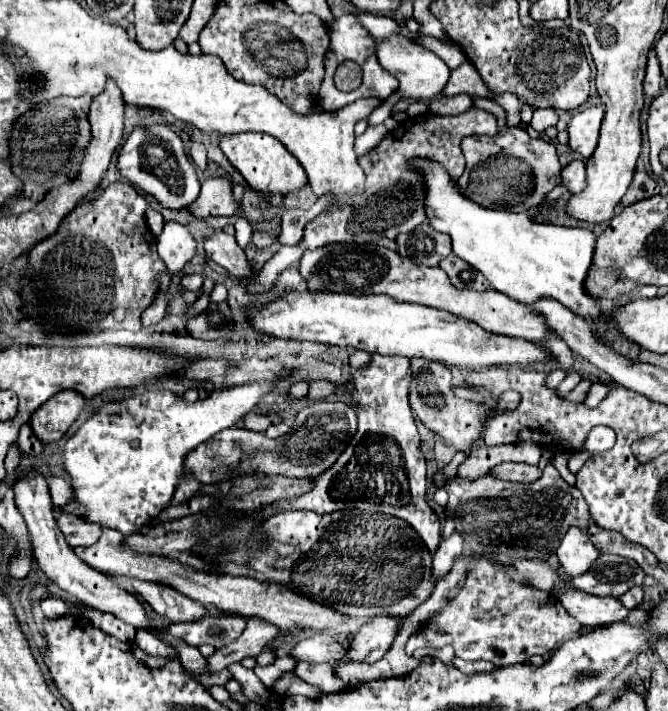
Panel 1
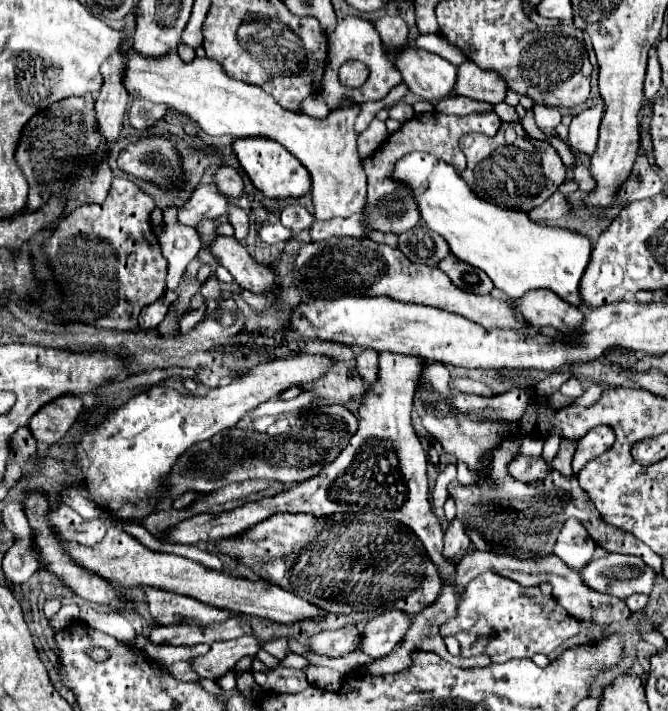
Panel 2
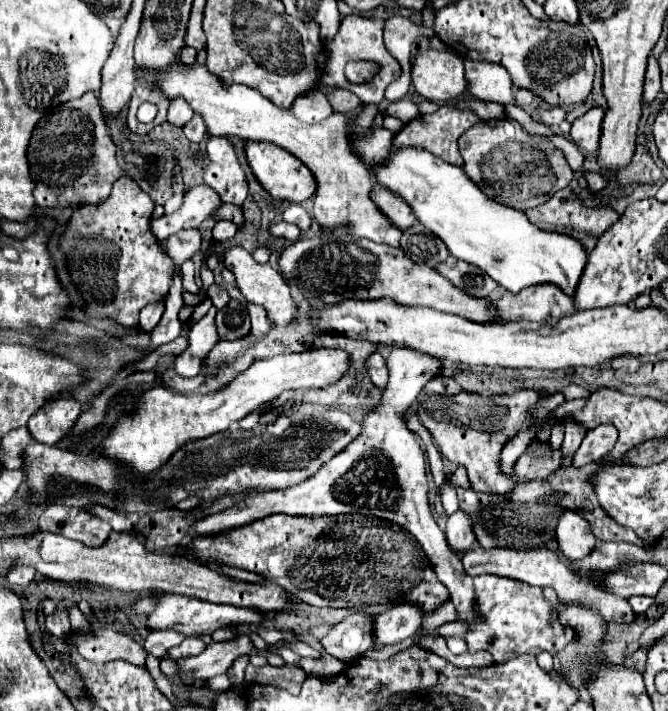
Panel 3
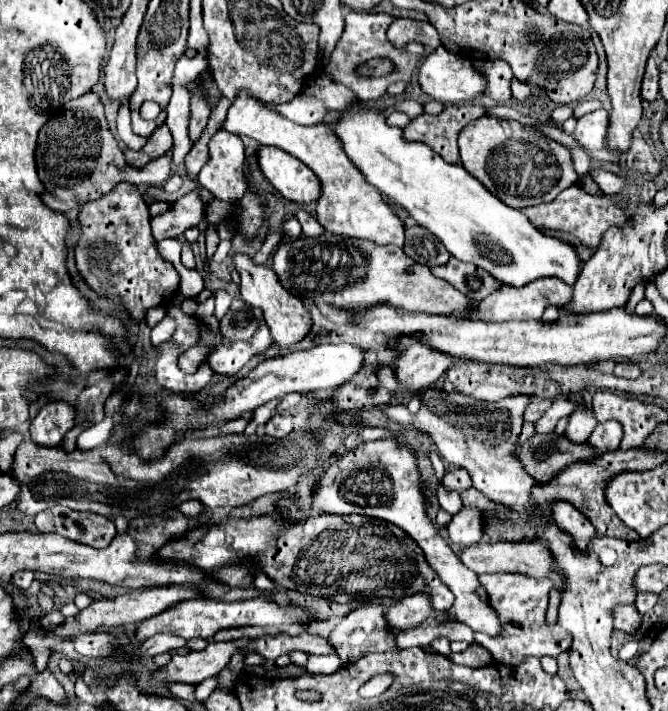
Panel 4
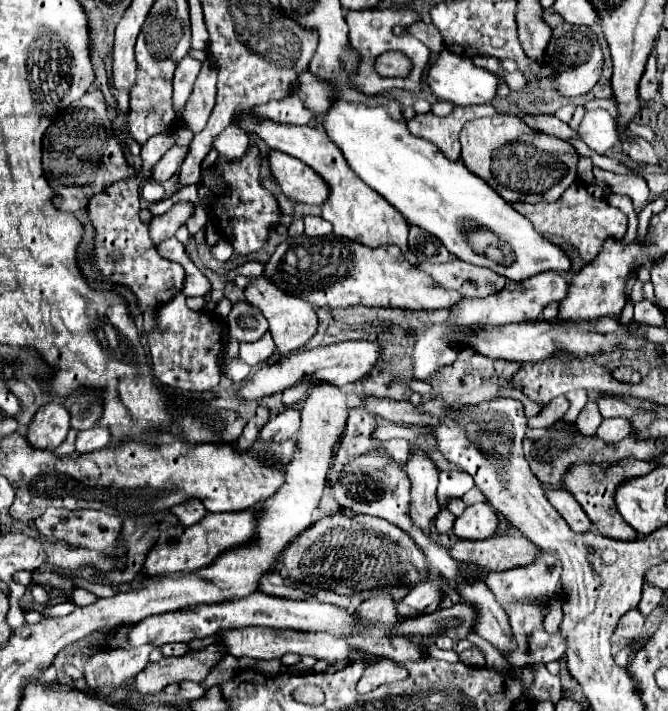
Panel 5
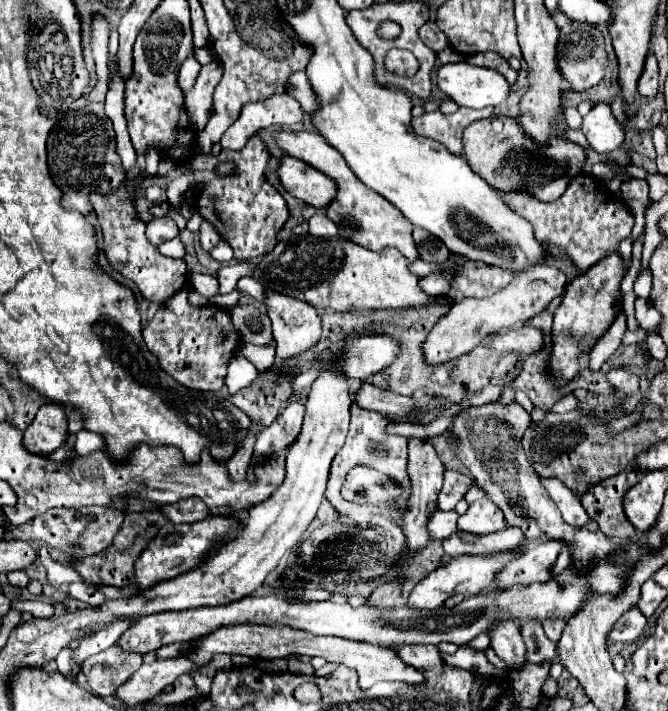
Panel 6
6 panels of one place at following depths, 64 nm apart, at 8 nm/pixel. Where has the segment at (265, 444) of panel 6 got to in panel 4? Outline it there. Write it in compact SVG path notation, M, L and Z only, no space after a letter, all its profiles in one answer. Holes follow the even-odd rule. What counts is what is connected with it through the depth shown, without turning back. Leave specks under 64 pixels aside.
M274 416L266 422L266 434L274 438L282 438L292 430L292 420L290 416Z

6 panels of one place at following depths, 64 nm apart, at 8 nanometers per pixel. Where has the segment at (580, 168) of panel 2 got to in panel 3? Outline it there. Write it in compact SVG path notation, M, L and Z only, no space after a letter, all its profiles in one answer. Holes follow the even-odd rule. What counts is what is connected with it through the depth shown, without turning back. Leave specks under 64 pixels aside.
M584 172L584 178L586 178L588 188L590 188L592 192L600 192L600 190L604 190L604 188L608 186L606 176L602 176L600 172Z

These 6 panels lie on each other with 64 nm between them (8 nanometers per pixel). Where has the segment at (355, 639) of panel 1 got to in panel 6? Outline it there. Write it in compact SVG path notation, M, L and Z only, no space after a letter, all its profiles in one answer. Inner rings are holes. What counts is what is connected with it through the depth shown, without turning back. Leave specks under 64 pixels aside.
M502 554L502 556L460 556L450 560L446 566L436 568L430 572L424 580L416 584L416 588L408 596L408 608L438 608L444 604L446 598L454 594L464 594L464 596L474 596L478 592L486 592L492 588L494 572L500 572L506 564L510 564L516 558L516 554Z

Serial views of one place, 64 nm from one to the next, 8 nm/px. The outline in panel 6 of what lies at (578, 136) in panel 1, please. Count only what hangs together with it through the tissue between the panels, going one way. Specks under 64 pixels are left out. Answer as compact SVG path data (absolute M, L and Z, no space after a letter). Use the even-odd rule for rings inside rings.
M604 102L594 104L592 110L584 116L582 132L588 138L590 148L598 154L612 152L624 142L624 130L612 116L610 106Z

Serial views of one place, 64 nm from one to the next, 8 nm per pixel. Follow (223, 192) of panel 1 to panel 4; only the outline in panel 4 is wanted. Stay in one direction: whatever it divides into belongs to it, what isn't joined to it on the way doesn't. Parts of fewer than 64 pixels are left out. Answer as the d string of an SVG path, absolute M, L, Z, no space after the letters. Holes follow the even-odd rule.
M198 190L188 192L168 212L152 218L152 236L156 238L156 242L180 236L184 230L194 228L202 222L202 218L206 216L206 208L208 202L202 200Z

